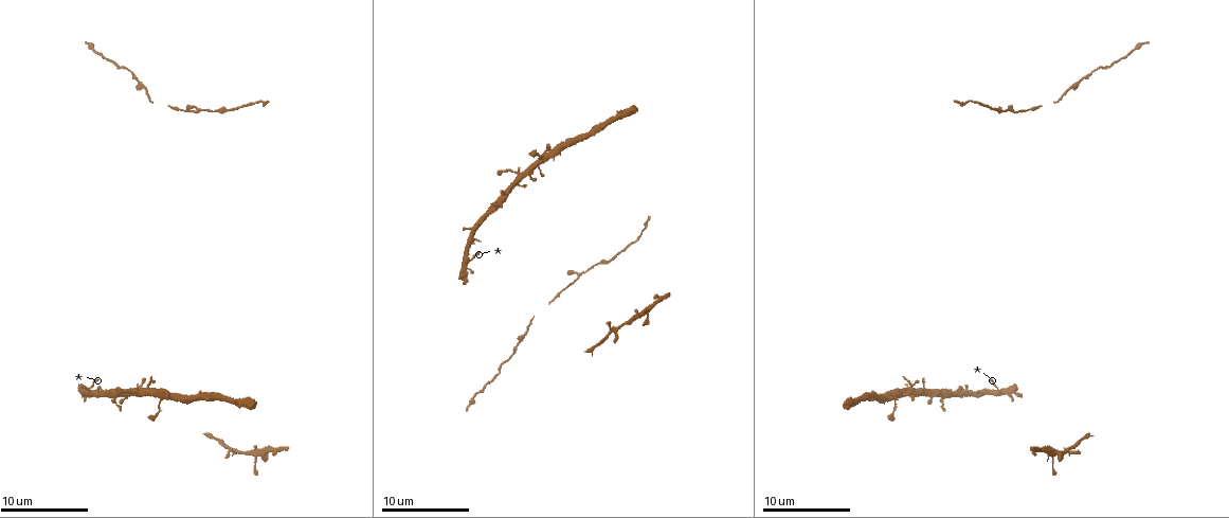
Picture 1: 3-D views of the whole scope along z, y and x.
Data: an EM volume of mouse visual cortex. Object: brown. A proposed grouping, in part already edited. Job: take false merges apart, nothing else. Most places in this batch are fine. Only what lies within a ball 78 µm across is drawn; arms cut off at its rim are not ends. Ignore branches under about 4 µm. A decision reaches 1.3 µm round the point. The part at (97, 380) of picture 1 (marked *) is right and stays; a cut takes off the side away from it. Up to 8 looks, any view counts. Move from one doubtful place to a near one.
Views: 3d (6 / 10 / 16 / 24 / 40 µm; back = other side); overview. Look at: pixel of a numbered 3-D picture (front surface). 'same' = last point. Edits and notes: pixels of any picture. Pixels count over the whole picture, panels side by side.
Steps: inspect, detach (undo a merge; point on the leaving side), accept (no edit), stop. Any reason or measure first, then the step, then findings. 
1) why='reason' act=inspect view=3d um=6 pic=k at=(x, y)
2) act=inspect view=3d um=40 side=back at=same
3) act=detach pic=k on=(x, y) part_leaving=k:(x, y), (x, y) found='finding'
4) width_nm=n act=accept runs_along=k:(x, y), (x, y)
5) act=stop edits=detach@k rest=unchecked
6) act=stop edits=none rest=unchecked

why='three arms meet' act=inspect view=3d um=6 pic=1 at=(996, 393)

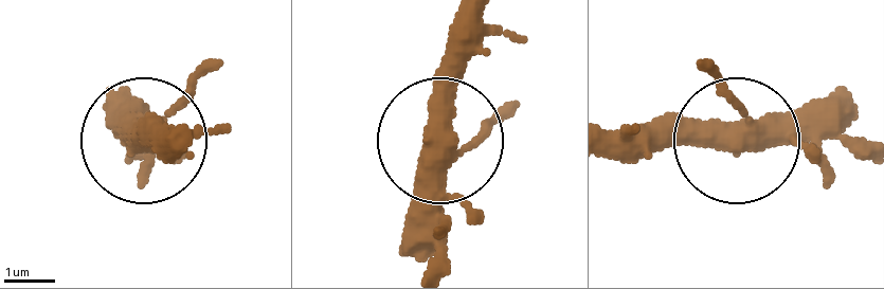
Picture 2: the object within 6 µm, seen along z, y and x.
act=inspect view=3d um=6 side=back pic=2 at=(433, 143)

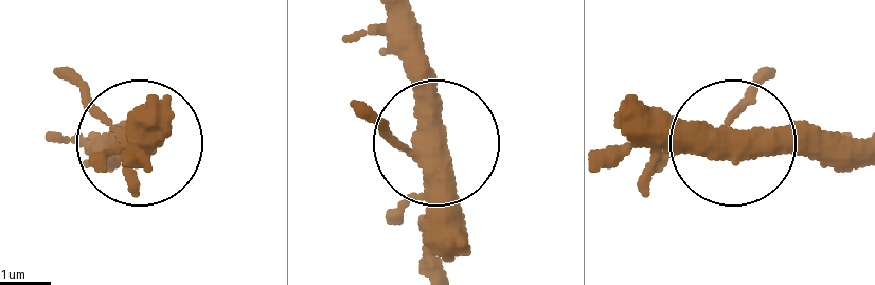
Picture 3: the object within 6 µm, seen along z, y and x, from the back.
width_nm=390 act=accept runs_along=3:(757, 77), (736, 145), (855, 148) found='continuous, no second neuron'

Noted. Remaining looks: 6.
why='calibre changes' act=inspect view=3d um=6 pic=1 at=(221, 444)

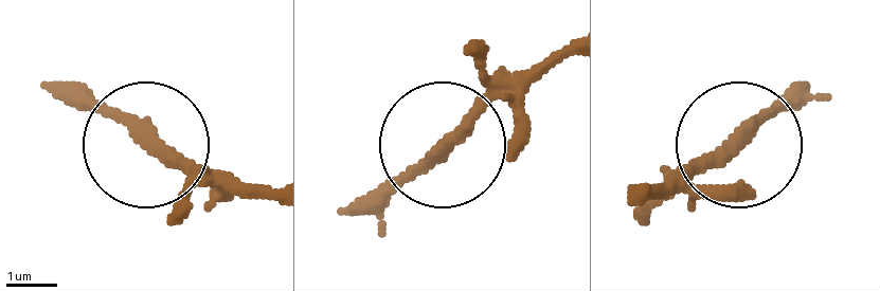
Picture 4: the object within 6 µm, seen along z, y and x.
why='from behind' act=inspect view=3d um=6 side=back pic=4 at=(740, 139)

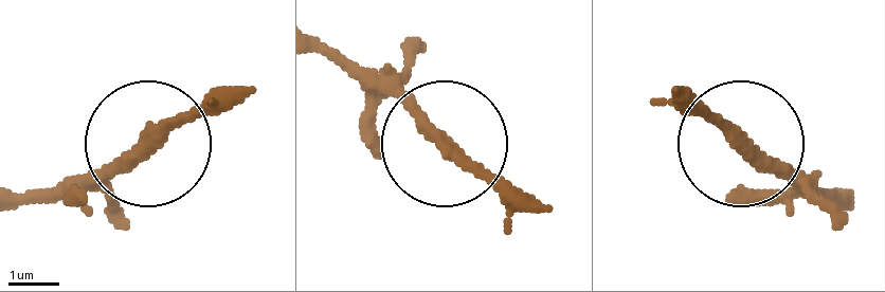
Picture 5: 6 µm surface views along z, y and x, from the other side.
act=accept found='continuous, no second neuron'

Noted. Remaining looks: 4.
why='calibre changes' act=inspect view=3d um=10 pic=1 at=(147, 99)

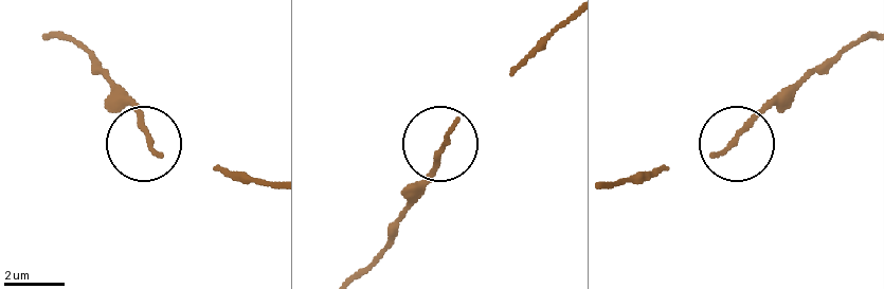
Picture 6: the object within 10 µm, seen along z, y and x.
why='closer look' act=inspect view=3d um=6 pic=6 at=(446, 137)

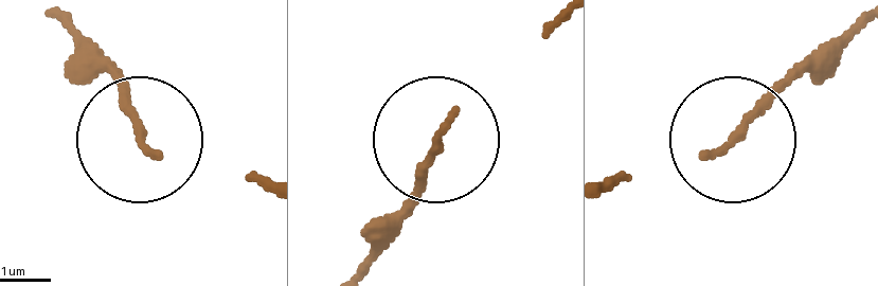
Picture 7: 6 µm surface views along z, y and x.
act=accept found='continuous, no second neuron'

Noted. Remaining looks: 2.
why='calibre changes' act=inspect view=3d um=10 pic=1 at=(1085, 75)

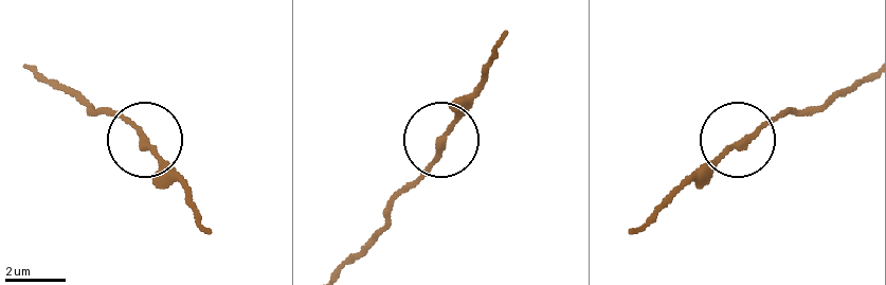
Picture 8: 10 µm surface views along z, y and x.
act=inspect view=3d um=6 pic=8 at=(443, 143)

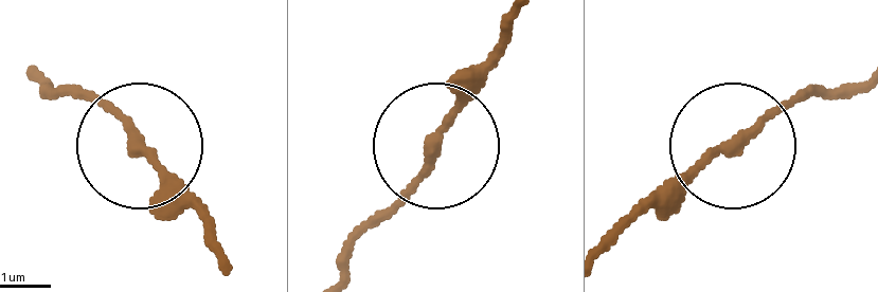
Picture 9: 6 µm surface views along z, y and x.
act=accept found='one neuron here'

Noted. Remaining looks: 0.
act=stop edits=none rest=unchecked

